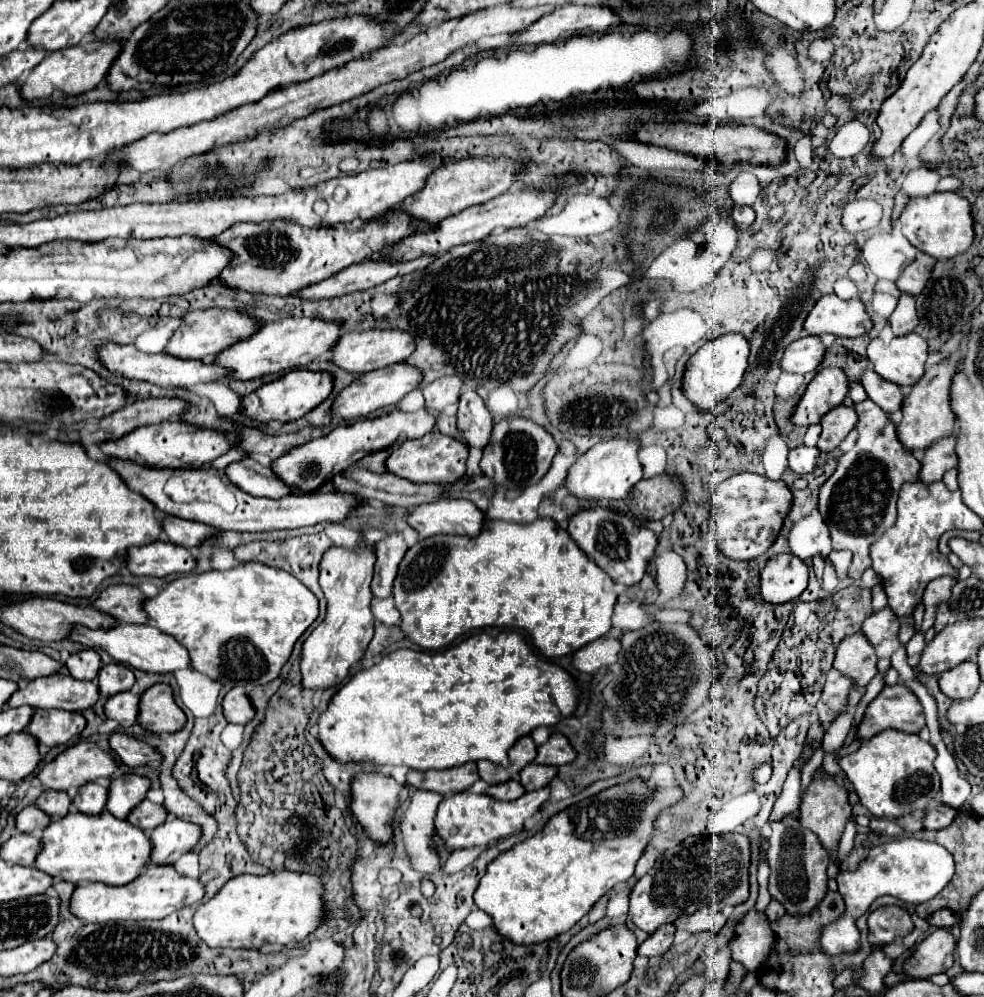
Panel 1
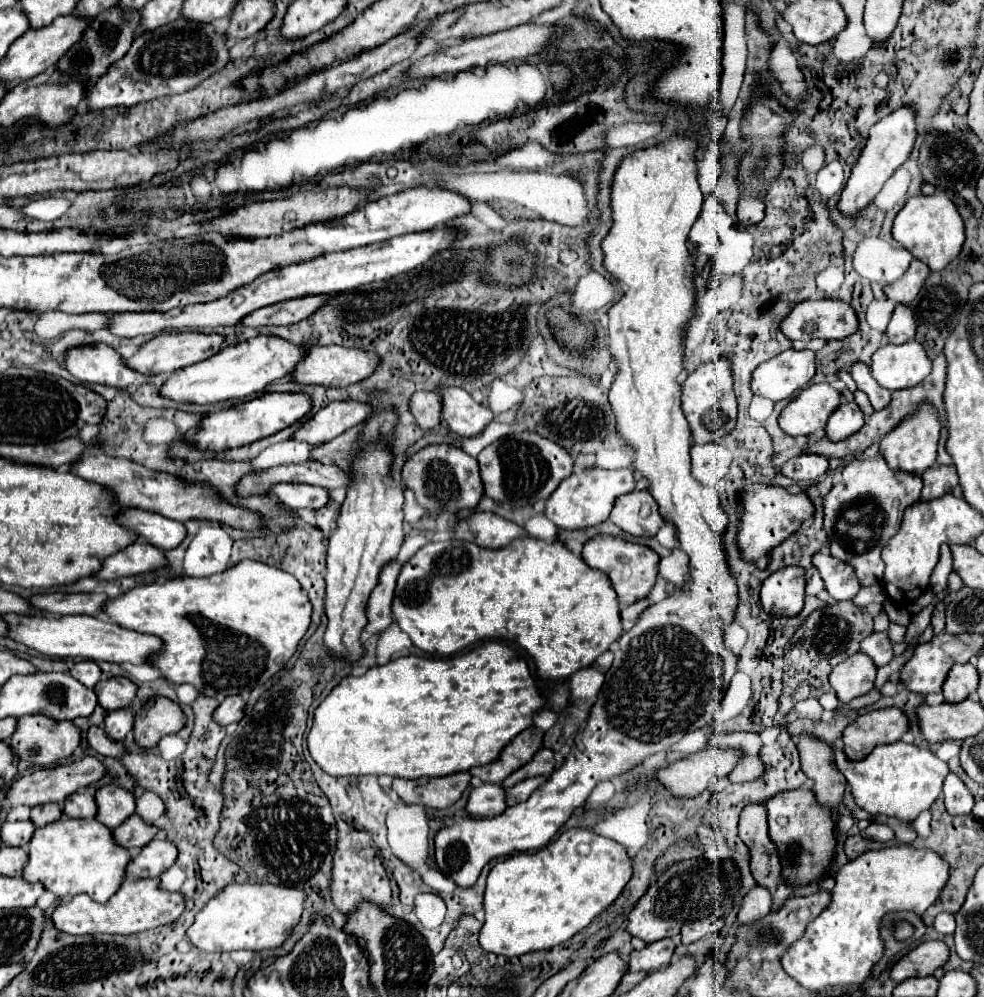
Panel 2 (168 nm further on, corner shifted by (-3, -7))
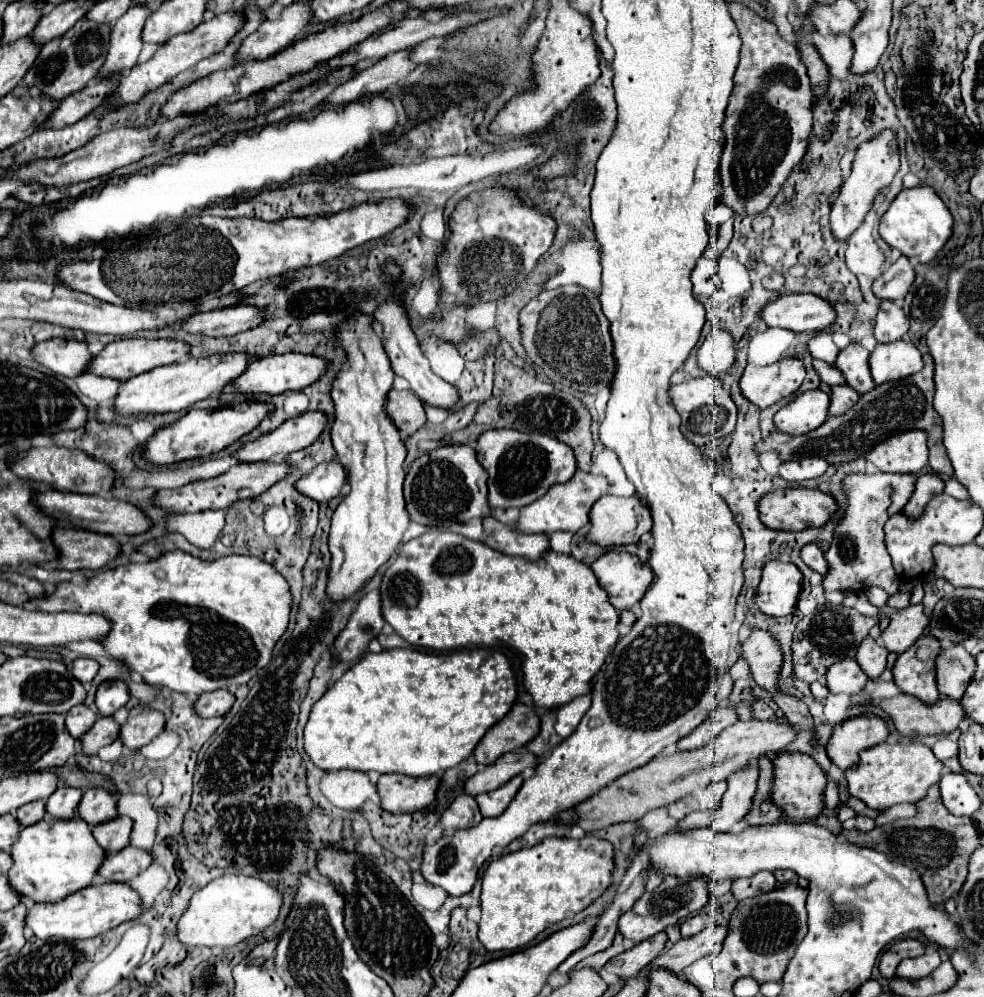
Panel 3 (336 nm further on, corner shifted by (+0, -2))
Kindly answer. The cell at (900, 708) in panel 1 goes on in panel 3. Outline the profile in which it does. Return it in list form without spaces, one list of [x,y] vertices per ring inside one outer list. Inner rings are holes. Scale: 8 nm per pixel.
[[[856,715],[836,725],[826,745],[828,757],[840,769],[854,767],[858,763],[860,751],[886,741],[888,725],[878,715]]]

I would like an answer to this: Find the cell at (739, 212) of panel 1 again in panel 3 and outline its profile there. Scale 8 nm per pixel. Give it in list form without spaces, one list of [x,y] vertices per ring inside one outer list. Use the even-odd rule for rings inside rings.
[[[730,5],[732,19],[740,31],[742,49],[740,49],[740,61],[734,73],[734,89],[730,95],[730,103],[726,109],[726,119],[722,125],[722,131],[726,133],[726,147],[722,151],[720,161],[720,175],[722,175],[722,201],[740,215],[758,215],[762,213],[786,177],[790,175],[792,167],[800,163],[800,159],[806,153],[808,137],[812,131],[812,89],[810,79],[806,73],[806,65],[800,61],[800,55],[794,45],[782,41],[782,37],[776,31],[776,25],[760,19],[754,11],[748,11],[746,7]]]

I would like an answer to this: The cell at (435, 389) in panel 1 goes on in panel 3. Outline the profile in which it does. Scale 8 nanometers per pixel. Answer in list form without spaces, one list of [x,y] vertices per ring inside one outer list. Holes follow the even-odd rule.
[[[392,389],[388,395],[386,411],[402,435],[412,435],[426,423],[424,403],[410,389],[406,391]]]

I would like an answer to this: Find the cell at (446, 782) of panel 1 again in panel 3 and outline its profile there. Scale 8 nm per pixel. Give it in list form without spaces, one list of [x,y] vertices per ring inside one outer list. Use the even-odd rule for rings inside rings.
[[[380,775],[378,795],[386,811],[412,813],[434,803],[438,785],[440,785],[440,775],[420,777],[420,779],[408,775]]]

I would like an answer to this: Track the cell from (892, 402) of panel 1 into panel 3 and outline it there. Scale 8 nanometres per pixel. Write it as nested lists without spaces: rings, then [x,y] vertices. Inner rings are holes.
[[[850,343],[846,349],[840,351],[838,359],[836,359],[836,367],[844,373],[848,385],[858,391],[860,395],[872,391],[872,387],[876,387],[872,375],[870,375],[870,367],[868,367],[868,351],[860,345],[860,343]]]

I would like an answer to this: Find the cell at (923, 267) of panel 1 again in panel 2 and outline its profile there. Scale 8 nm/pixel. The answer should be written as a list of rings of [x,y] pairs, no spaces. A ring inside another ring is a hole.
[[[913,260],[909,264],[909,270],[899,280],[885,286],[883,292],[887,298],[891,298],[899,304],[911,304],[913,298],[919,294],[919,288],[923,286],[927,276],[929,276],[927,264],[923,264],[921,260]]]

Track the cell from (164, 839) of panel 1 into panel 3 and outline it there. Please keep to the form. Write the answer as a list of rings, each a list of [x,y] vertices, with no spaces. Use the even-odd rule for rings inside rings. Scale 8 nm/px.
[[[126,847],[118,853],[110,853],[104,861],[104,867],[100,867],[100,875],[110,881],[132,881],[136,875],[140,875],[144,869],[148,869],[152,863],[152,853],[138,847]]]

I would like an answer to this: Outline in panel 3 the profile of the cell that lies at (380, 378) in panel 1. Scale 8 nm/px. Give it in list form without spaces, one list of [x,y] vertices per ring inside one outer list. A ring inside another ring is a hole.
[[[306,411],[294,419],[282,423],[276,431],[246,443],[236,457],[240,461],[268,461],[286,459],[290,453],[310,447],[322,435],[328,425],[328,417],[322,411]]]

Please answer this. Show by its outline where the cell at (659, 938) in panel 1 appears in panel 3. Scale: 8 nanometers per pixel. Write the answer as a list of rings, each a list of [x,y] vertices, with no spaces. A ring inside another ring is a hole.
[[[660,931],[656,937],[646,939],[646,941],[638,943],[634,949],[616,955],[614,959],[610,959],[610,963],[606,967],[622,979],[632,977],[660,955],[660,951],[666,947],[666,941],[668,941],[668,935],[664,931]]]

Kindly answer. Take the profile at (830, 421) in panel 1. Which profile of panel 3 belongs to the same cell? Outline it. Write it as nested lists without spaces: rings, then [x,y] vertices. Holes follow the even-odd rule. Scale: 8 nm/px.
[[[842,385],[842,387],[832,387],[832,397],[830,397],[830,415],[844,415],[848,409],[852,409],[856,405],[856,401],[860,399],[860,395],[856,391],[852,391],[852,387]]]

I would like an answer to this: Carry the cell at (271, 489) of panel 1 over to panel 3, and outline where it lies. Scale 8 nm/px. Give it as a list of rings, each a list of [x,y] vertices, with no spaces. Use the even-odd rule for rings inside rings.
[[[322,463],[312,473],[300,477],[294,483],[294,489],[316,503],[334,499],[346,483],[346,471],[340,463]]]

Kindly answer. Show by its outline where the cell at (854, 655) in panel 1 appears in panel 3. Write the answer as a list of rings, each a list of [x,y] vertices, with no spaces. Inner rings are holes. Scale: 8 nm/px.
[[[846,657],[834,663],[828,673],[828,689],[830,693],[846,693],[846,695],[856,695],[864,689],[868,675],[864,675],[862,667],[856,663],[856,659]]]

